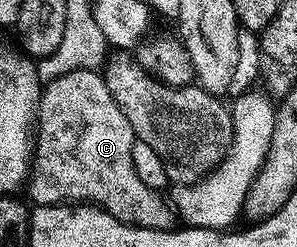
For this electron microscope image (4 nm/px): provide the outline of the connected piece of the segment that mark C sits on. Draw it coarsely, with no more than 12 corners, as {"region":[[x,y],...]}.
{"region":[[104,74],[44,84],[27,180],[39,207],[92,204],[120,223],[179,216],[133,164]]}

